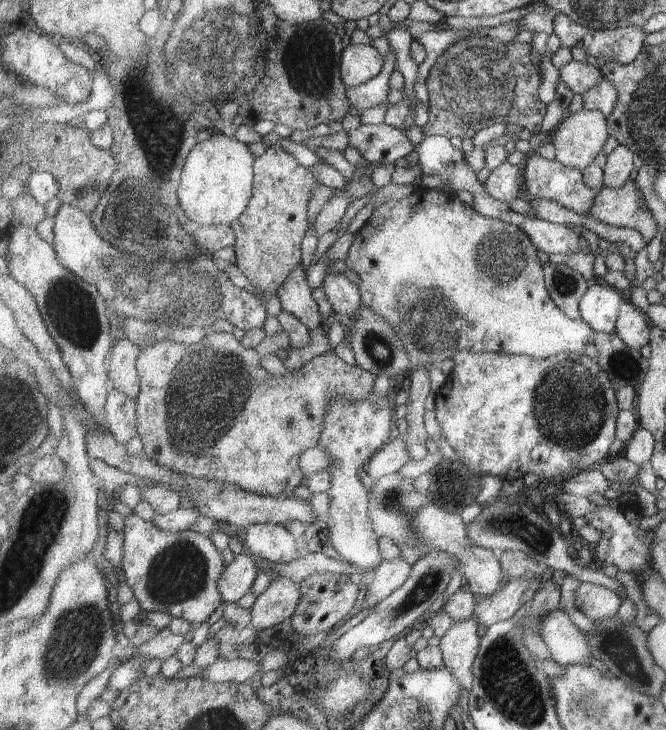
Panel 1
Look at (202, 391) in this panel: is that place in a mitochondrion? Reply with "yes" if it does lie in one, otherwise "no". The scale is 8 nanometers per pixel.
yes

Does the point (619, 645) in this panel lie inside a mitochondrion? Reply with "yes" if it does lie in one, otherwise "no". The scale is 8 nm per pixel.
yes

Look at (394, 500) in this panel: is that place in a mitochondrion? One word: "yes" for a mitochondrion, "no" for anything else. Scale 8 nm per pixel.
yes

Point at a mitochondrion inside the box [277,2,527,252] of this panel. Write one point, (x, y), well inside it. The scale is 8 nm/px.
(457, 79)

